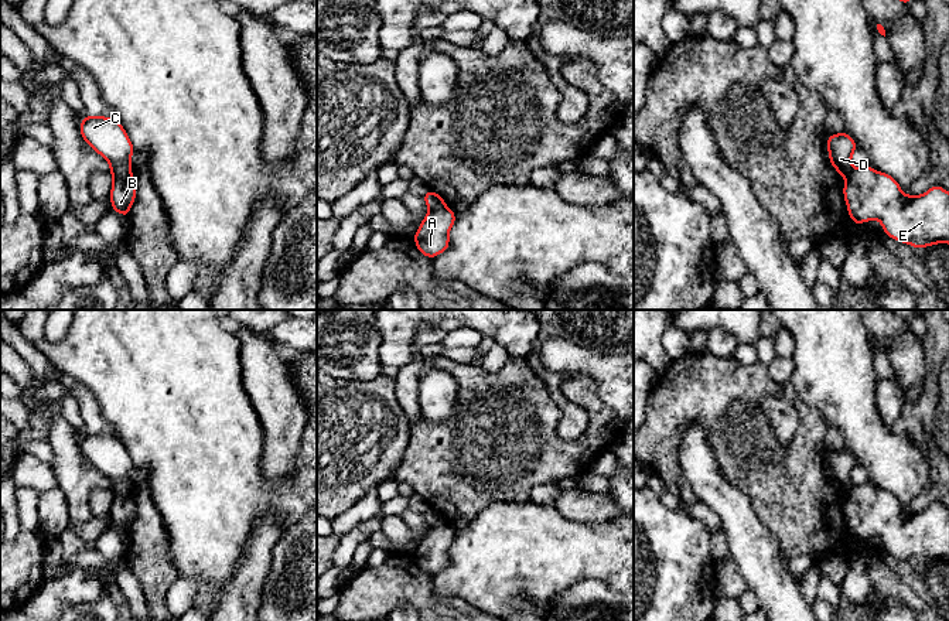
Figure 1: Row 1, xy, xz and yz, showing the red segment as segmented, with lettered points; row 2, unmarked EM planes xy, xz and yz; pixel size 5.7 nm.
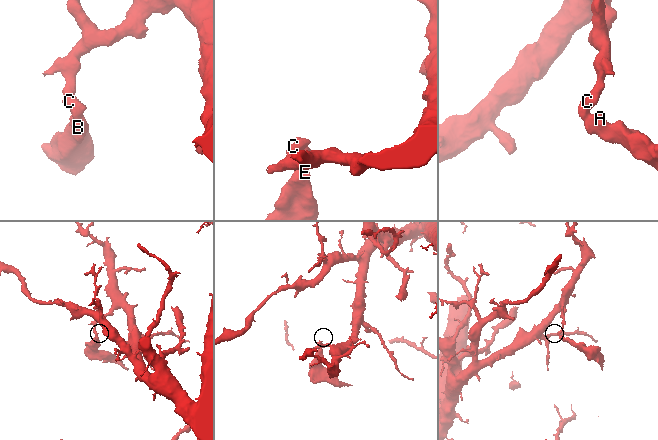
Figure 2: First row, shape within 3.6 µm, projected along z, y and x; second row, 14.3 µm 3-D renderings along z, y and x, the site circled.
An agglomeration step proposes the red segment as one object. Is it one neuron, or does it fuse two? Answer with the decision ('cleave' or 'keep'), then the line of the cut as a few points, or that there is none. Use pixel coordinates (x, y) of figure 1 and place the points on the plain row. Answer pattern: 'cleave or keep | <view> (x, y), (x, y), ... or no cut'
cleave | xy (130, 490), (113, 497)

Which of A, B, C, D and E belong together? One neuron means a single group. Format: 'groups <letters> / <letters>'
groups A B E / C D

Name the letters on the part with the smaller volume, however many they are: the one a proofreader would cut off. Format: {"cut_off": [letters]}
{"cut_off": ["A", "B", "E"]}

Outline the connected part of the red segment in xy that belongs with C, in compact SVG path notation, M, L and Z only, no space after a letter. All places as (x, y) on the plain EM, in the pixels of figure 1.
M83 433L79 450L110 481L113 497L132 491L134 464L120 439L106 433Z

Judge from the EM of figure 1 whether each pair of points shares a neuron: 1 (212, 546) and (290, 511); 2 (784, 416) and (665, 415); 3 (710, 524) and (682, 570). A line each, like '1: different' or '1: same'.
1: same
2: different
3: different

